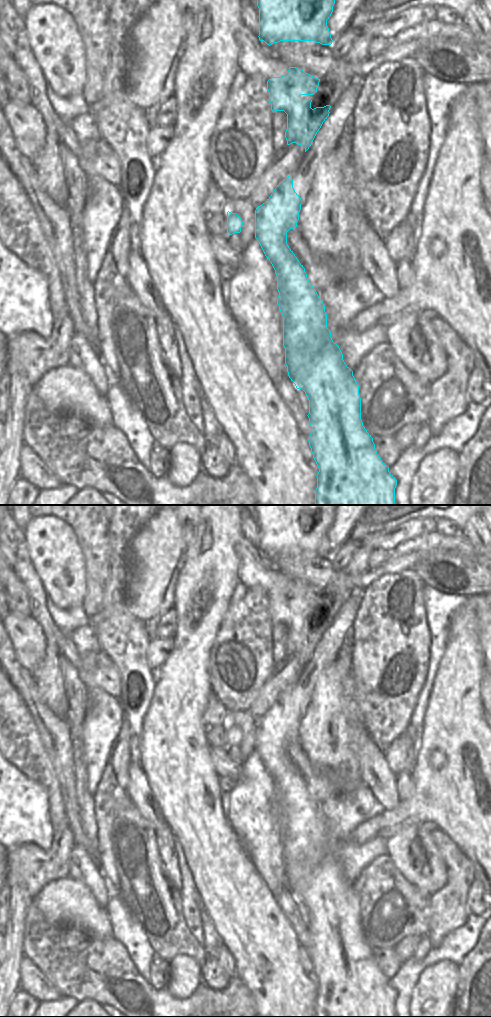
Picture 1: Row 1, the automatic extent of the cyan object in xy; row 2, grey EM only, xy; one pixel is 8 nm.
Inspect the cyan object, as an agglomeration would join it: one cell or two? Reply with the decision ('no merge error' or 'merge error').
no merge error

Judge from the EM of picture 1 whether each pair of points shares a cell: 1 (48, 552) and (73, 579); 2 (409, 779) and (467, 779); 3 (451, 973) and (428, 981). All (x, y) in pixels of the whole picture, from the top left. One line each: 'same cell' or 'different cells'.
1: same cell
2: different cells
3: same cell

